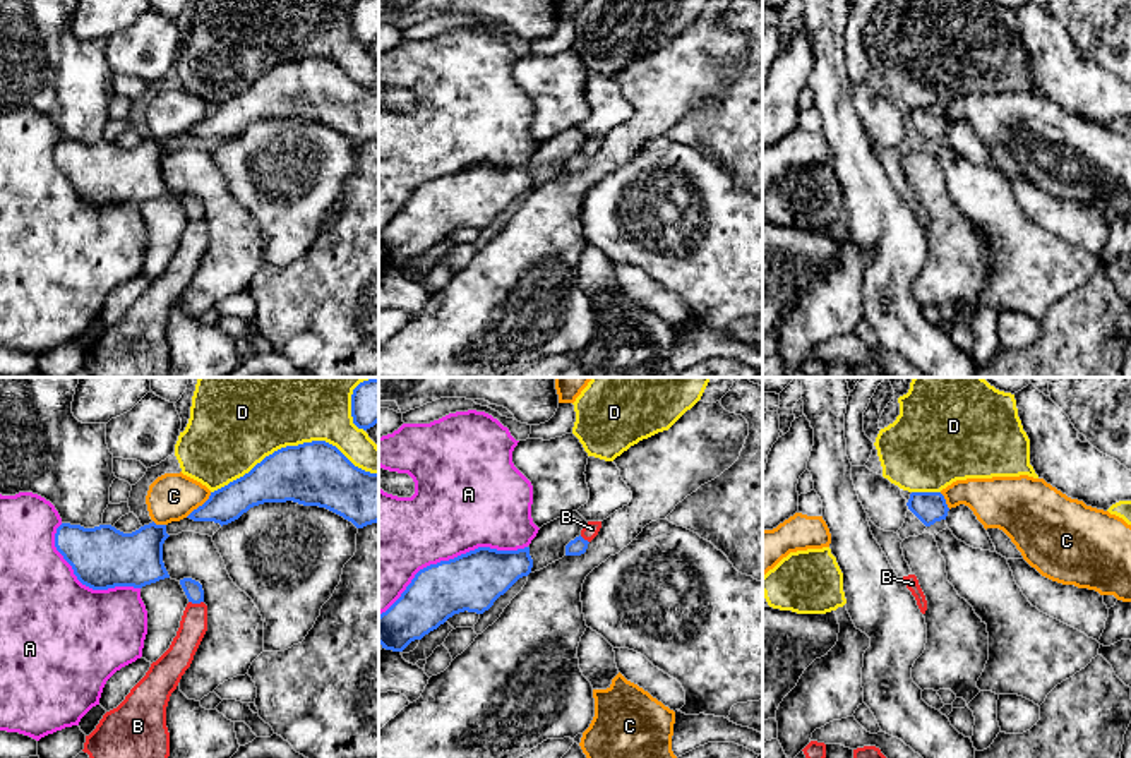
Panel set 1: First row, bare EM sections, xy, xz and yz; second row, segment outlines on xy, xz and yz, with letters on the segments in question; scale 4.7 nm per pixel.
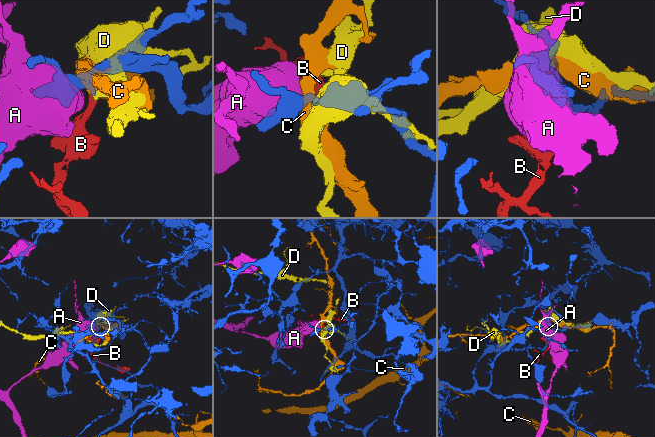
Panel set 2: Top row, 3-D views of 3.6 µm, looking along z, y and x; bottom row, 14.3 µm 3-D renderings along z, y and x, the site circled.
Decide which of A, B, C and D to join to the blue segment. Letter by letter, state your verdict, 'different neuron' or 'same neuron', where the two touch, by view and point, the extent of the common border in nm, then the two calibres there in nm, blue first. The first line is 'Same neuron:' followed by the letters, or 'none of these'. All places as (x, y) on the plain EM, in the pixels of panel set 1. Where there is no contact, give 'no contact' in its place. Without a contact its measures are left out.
Same neuron: none of these
A: different neuron | xz (449, 175) | 750 nm | 280/420 nm
B: different neuron | xy (196, 218) | 70 nm | 90/130 nm
C: different neuron | xy (199, 122) | 170 nm | 160/220 nm
D: different neuron | xy (293, 62) | 800 nm | 300/360 nm

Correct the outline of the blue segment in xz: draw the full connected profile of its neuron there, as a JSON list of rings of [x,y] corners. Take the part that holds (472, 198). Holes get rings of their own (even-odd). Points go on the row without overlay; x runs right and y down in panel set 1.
[[[478,163],[420,185],[401,213],[379,232],[379,259],[403,268],[459,228],[483,230],[533,183],[530,163]]]

